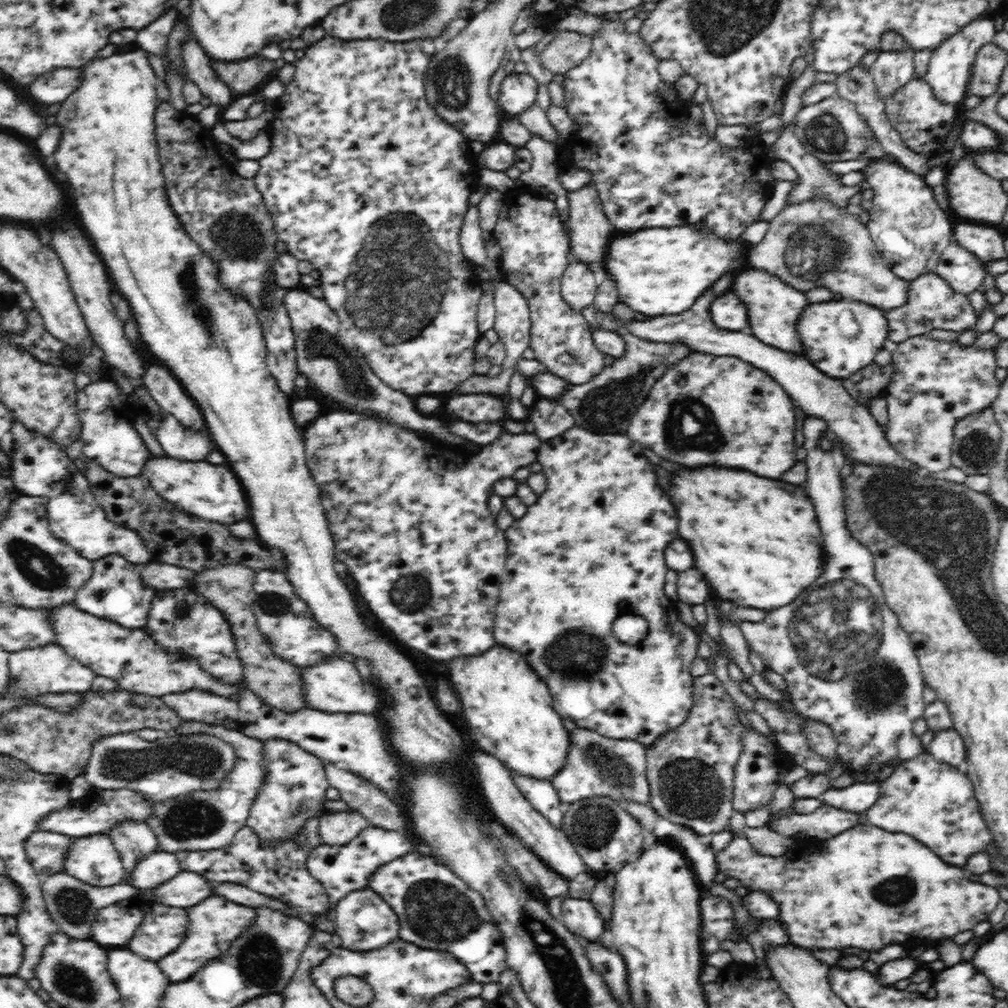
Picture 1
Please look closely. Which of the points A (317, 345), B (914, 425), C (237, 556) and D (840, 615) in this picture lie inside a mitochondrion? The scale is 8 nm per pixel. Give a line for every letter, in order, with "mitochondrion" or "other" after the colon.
A: mitochondrion
B: mitochondrion
C: other
D: mitochondrion

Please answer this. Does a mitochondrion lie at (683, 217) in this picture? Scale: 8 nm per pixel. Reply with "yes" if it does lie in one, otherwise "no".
no

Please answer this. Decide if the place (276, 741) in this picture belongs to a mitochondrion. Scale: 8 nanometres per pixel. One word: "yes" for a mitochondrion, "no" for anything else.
no

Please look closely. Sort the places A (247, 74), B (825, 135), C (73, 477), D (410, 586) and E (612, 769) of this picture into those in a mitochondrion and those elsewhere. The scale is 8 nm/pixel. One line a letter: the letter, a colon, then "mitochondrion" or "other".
A: mitochondrion
B: mitochondrion
C: other
D: mitochondrion
E: mitochondrion

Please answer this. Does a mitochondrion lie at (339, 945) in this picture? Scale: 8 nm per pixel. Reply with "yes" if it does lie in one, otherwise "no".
no

